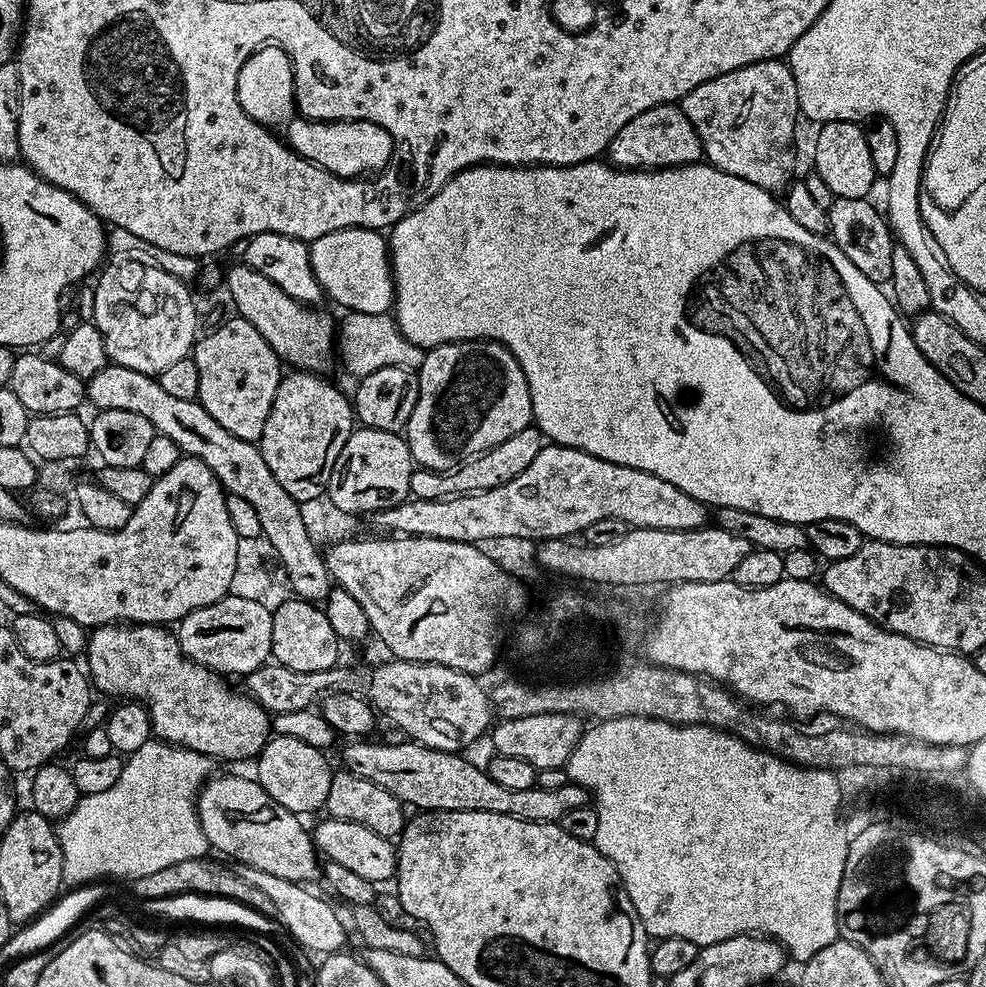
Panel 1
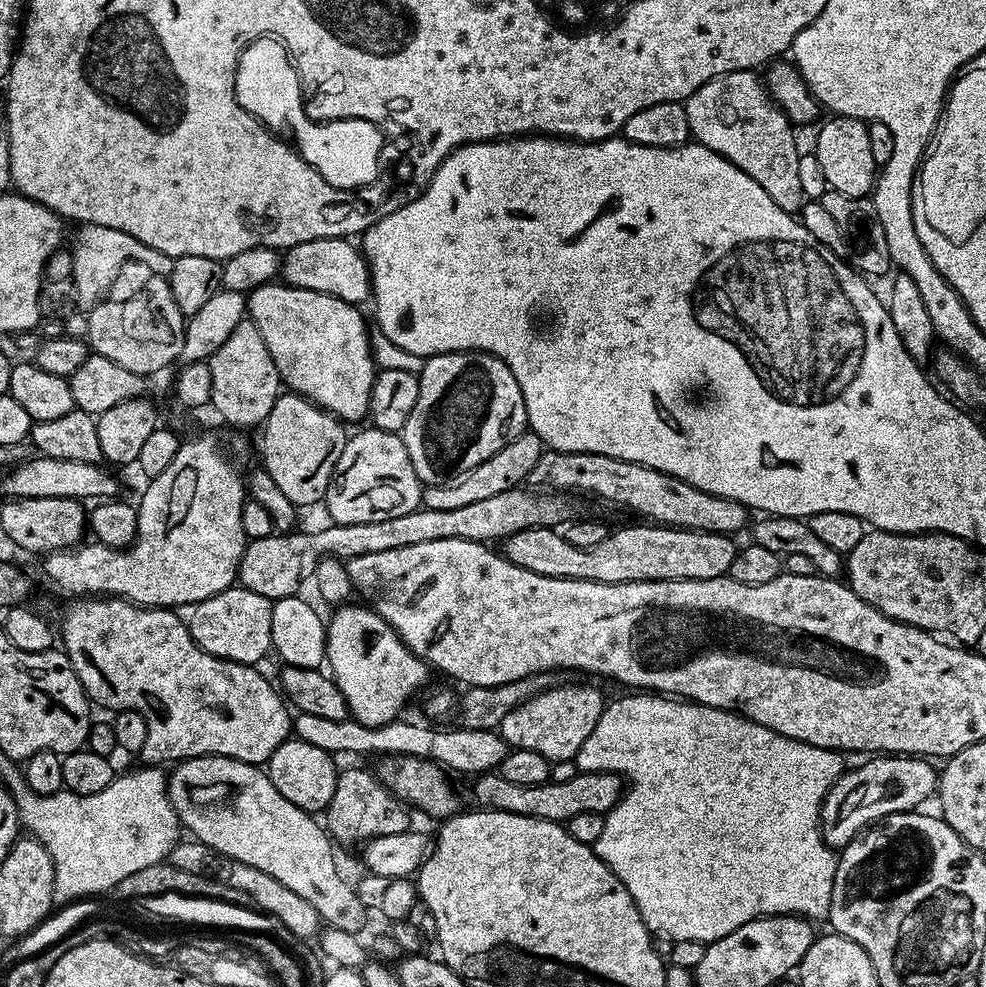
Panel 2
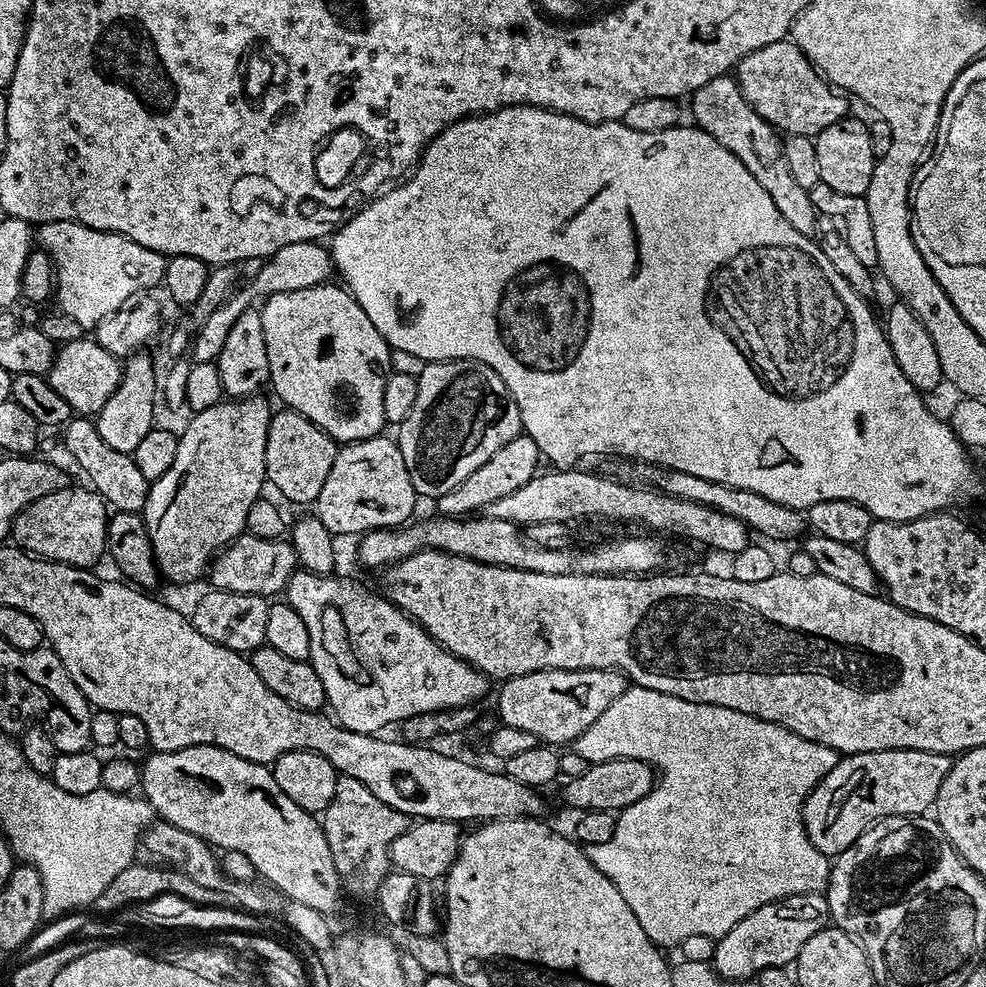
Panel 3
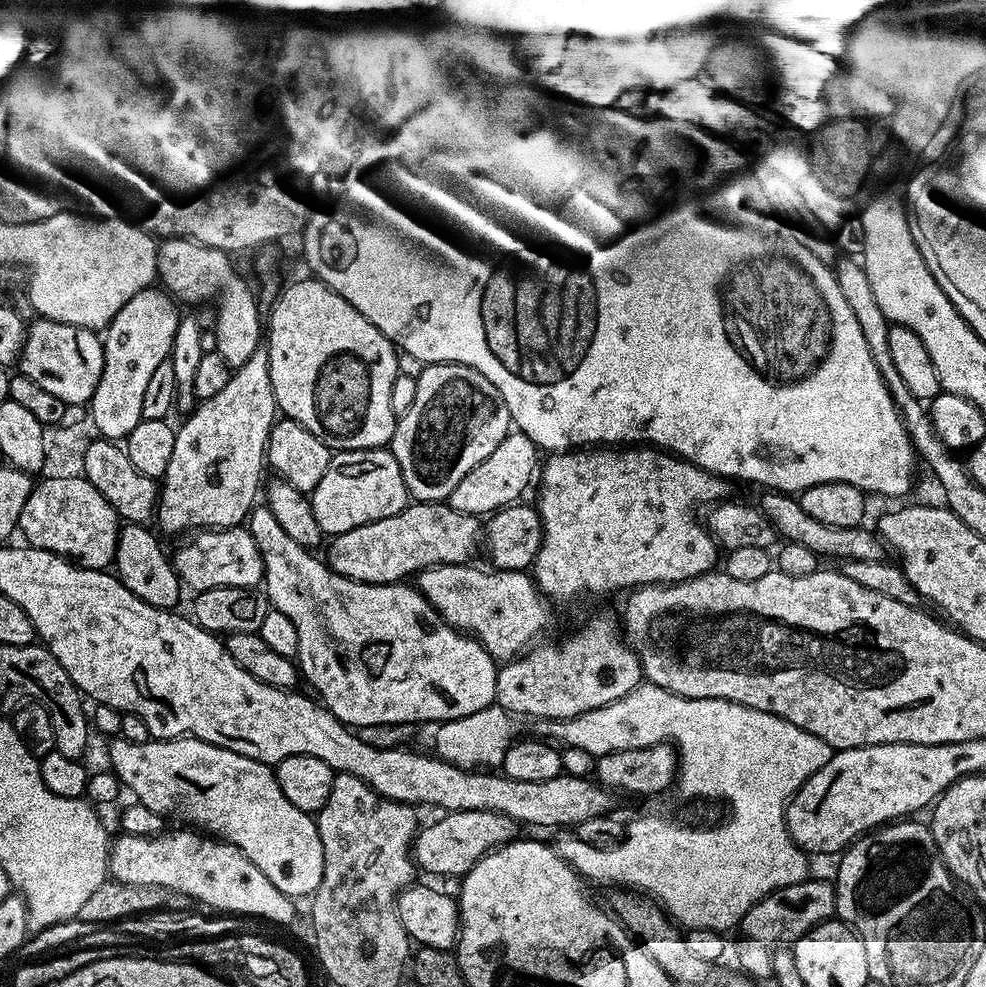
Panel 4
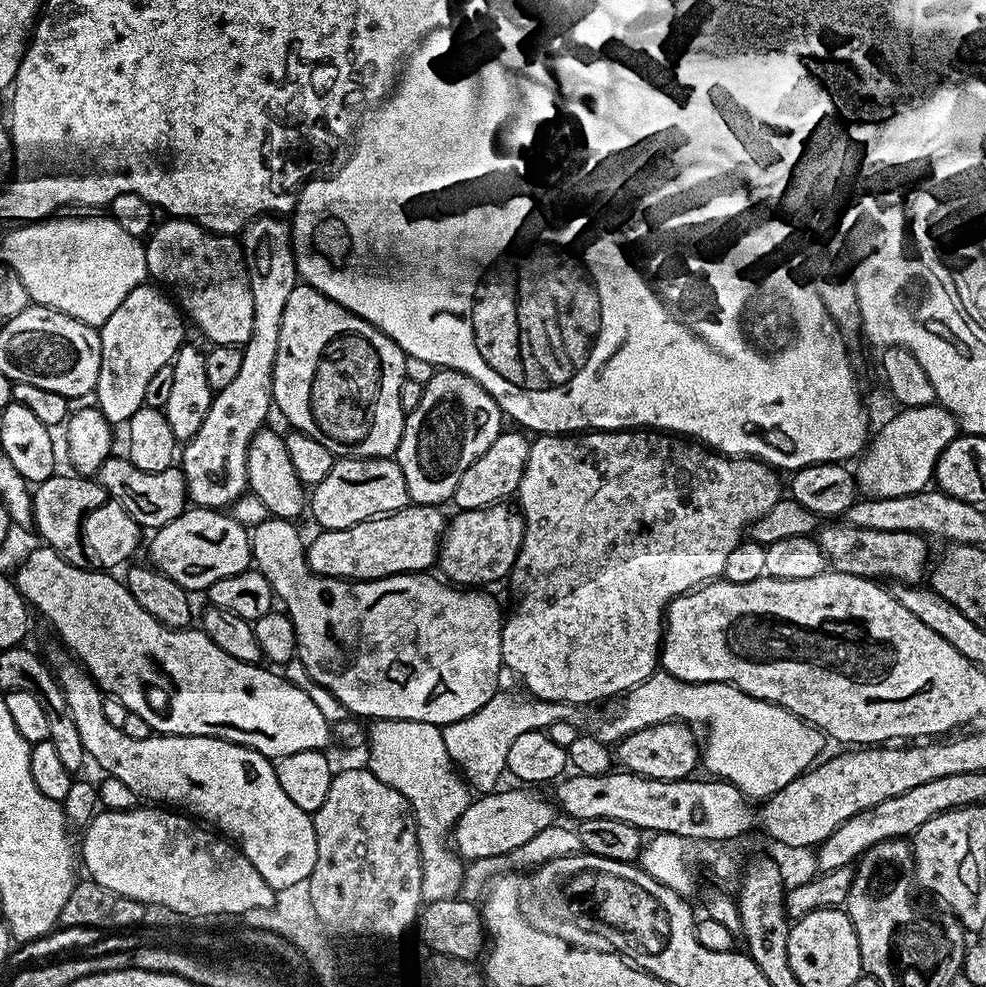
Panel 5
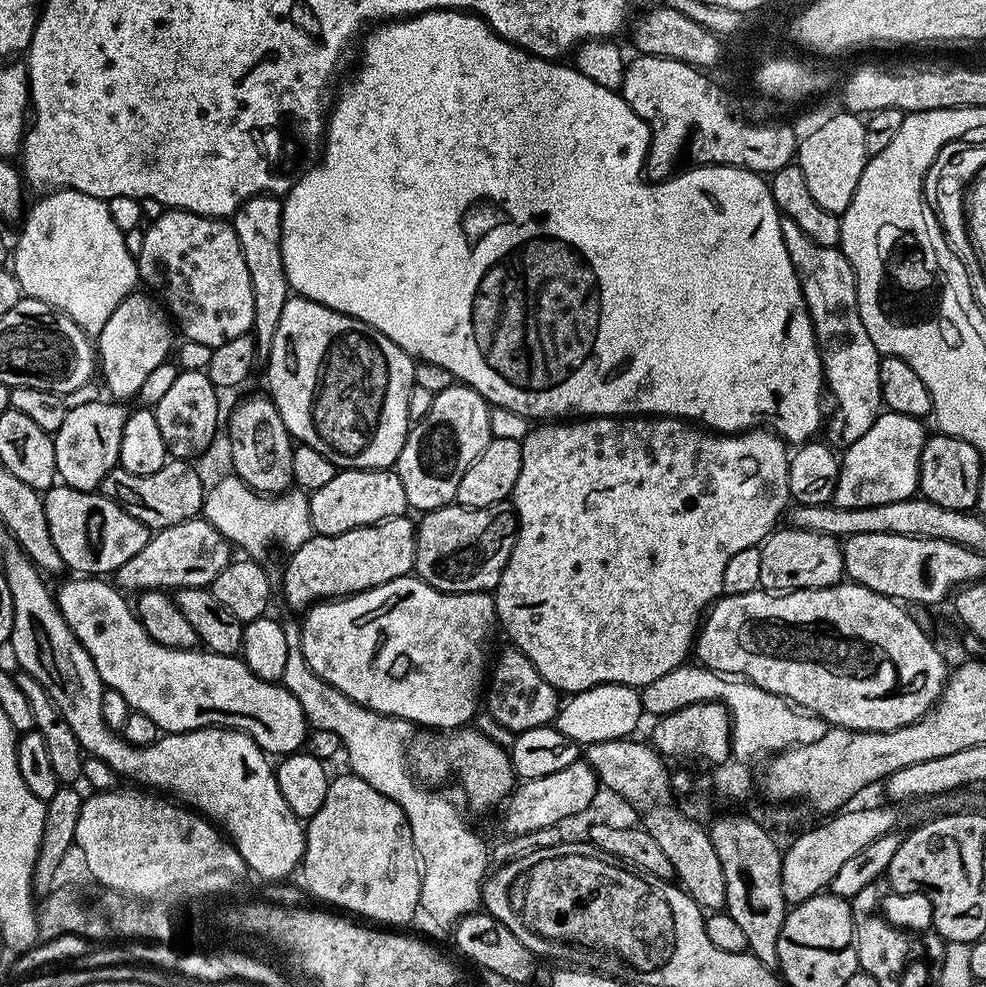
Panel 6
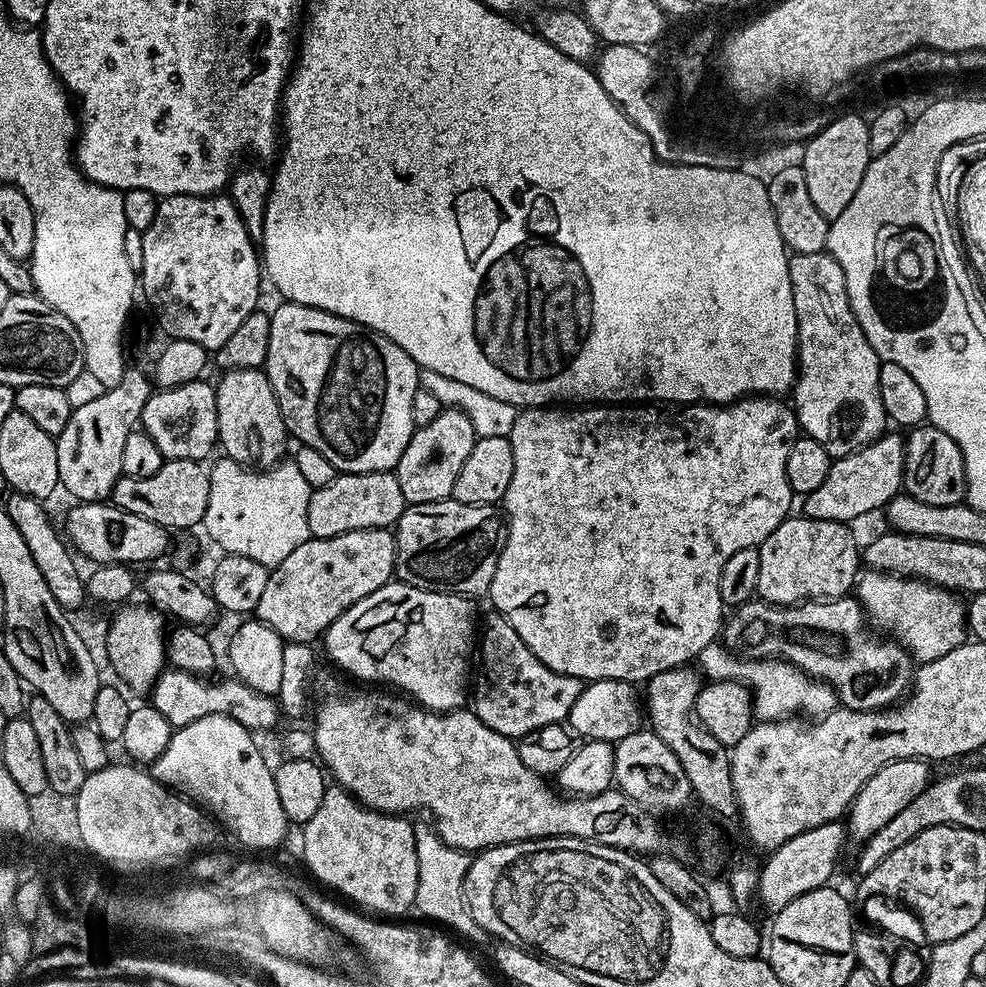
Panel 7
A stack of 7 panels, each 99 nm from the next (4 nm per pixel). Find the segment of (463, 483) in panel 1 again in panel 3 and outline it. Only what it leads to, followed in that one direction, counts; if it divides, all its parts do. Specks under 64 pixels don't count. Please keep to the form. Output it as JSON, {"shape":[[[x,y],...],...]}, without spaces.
{"shape":[[[526,435],[515,436],[506,446],[502,446],[470,478],[458,482],[450,494],[442,494],[435,497],[435,511],[441,516],[470,516],[487,510],[491,504],[498,502],[498,498],[503,498],[505,494],[510,494],[514,490],[519,490],[521,486],[526,486],[530,478],[534,478],[542,468],[542,453],[534,442],[534,438]]]}

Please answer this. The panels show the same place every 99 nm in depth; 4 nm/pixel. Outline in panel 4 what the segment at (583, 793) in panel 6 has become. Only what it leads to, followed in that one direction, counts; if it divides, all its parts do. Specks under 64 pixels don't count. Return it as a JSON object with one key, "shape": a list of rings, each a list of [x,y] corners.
{"shape":[[[462,810],[461,812],[444,812],[441,820],[419,829],[412,845],[412,855],[417,869],[429,872],[432,876],[463,876],[494,848],[517,839],[518,824],[506,814],[494,810]]]}

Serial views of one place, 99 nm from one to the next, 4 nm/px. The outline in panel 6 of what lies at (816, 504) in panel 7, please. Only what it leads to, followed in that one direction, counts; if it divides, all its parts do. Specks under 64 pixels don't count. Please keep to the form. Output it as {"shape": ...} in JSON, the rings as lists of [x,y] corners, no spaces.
{"shape":[[[881,411],[874,426],[858,438],[858,442],[847,445],[840,456],[840,473],[838,486],[832,495],[839,508],[865,508],[866,506],[886,506],[886,502],[902,502],[913,499],[920,487],[920,459],[922,446],[926,439],[925,421],[915,416],[898,414],[897,412]]]}

